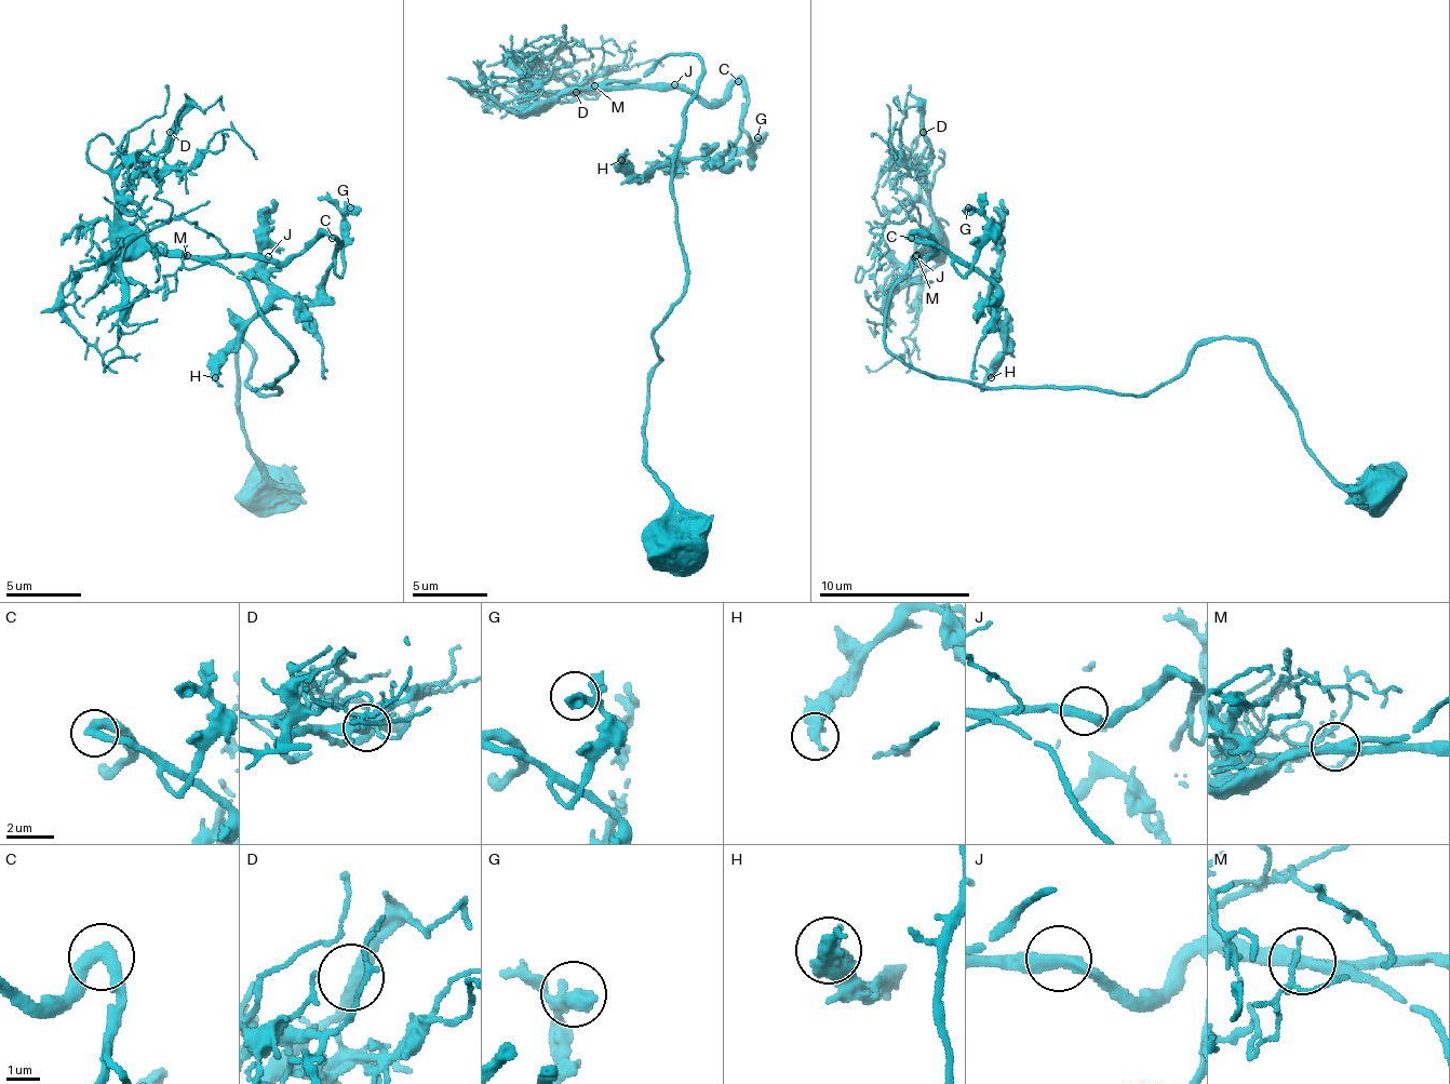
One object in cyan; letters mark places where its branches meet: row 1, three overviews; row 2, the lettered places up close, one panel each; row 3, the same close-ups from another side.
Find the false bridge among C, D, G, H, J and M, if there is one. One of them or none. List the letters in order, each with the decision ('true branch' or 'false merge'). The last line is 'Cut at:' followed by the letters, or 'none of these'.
C: true branch
D: true branch
G: true branch
H: true branch
J: true branch
M: true branch
Cut at: none of these

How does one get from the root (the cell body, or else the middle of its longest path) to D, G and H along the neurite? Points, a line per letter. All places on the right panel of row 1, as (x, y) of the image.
D: (945, 377), (908, 366), (885, 344), (888, 294), (911, 271), (934, 223), (926, 188), (930, 147), (923, 132)
G: (945, 377), (885, 344), (885, 313), (930, 253), (915, 233), (961, 276), (971, 264), (987, 223), (968, 208)
H: (945, 377), (885, 344), (888, 294), (930, 253), (915, 233), (994, 286), (1006, 347), (991, 377)

